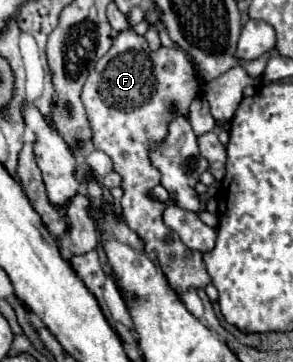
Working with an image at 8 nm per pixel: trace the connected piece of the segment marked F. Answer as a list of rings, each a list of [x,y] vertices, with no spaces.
[[[130,25],[128,29],[120,31],[110,47],[110,51],[98,59],[96,67],[90,71],[84,89],[82,89],[82,103],[86,107],[88,113],[88,121],[94,133],[94,147],[104,151],[112,161],[114,161],[114,171],[122,177],[122,189],[124,189],[124,197],[120,201],[122,213],[120,219],[144,241],[144,249],[146,251],[154,251],[156,259],[166,275],[168,285],[178,293],[184,295],[190,289],[198,289],[198,287],[206,287],[210,283],[210,277],[204,269],[202,263],[202,253],[200,251],[192,251],[188,249],[176,231],[172,231],[162,215],[166,209],[166,203],[152,199],[148,193],[152,187],[156,187],[160,183],[160,171],[152,165],[150,161],[150,151],[156,149],[168,135],[168,121],[172,121],[172,117],[182,115],[188,117],[188,109],[190,103],[196,99],[196,95],[200,95],[200,81],[196,79],[194,67],[188,61],[188,57],[180,51],[180,49],[168,49],[168,47],[160,47],[160,49],[150,49],[148,41],[138,35],[134,31],[134,27]]]

